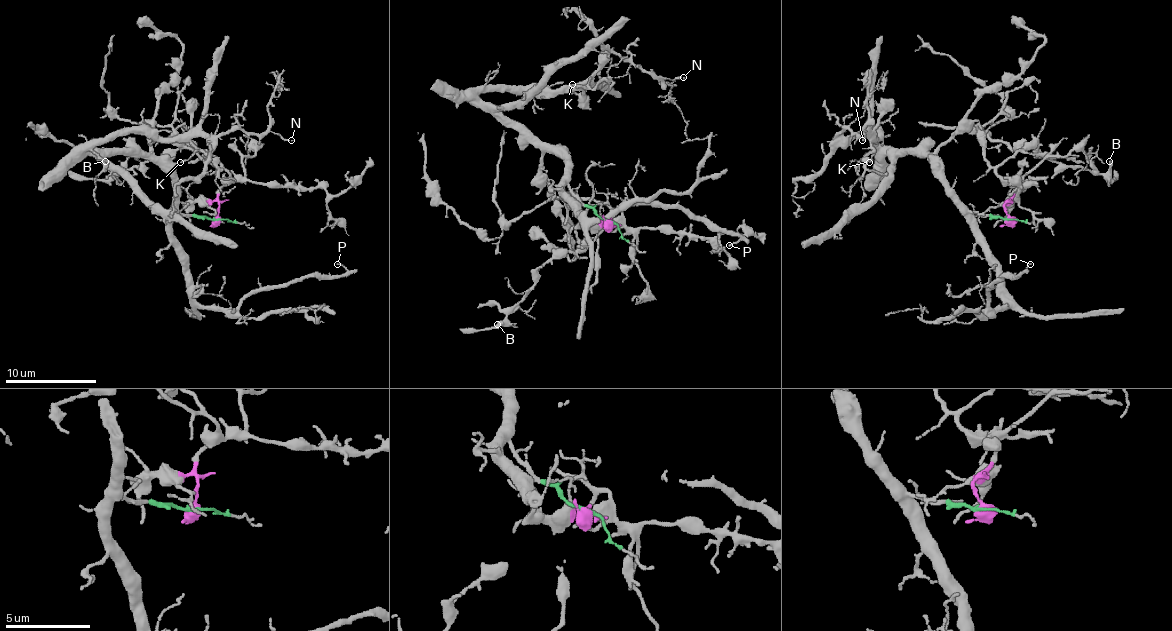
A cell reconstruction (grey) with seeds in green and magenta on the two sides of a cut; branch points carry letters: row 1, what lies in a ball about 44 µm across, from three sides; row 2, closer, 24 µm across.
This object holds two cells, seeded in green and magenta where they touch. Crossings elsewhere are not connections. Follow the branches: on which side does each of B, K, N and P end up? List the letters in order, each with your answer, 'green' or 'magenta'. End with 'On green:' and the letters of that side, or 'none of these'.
B: magenta
K: green
N: green
P: green
On green: K, N, P

